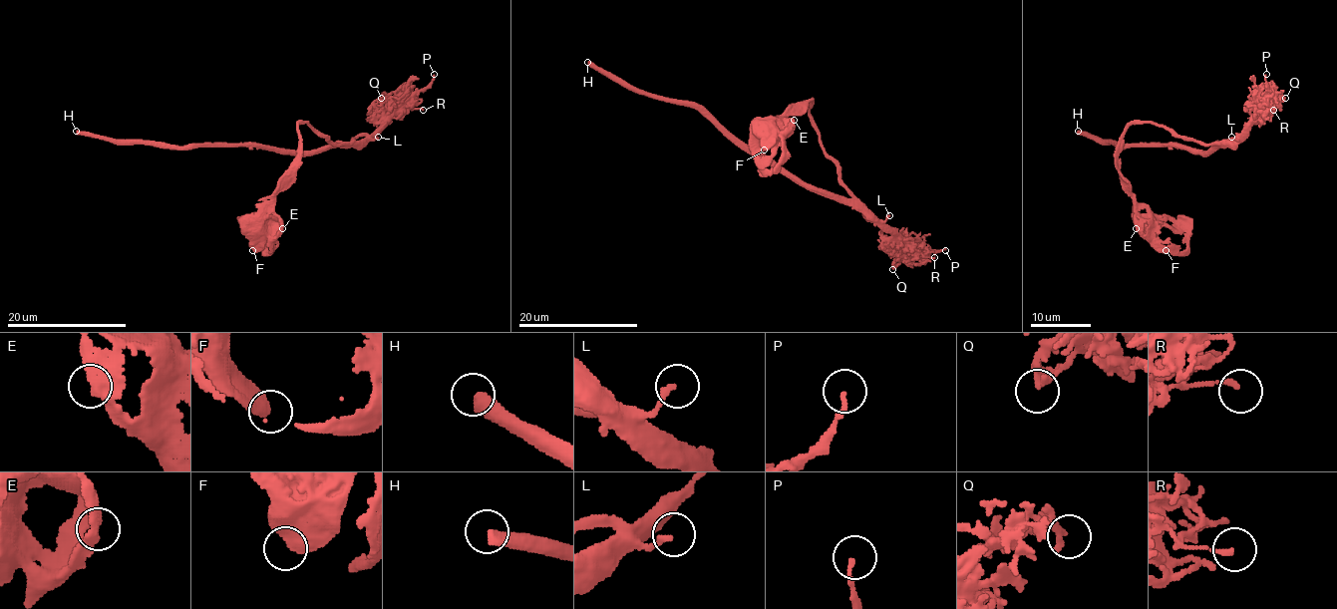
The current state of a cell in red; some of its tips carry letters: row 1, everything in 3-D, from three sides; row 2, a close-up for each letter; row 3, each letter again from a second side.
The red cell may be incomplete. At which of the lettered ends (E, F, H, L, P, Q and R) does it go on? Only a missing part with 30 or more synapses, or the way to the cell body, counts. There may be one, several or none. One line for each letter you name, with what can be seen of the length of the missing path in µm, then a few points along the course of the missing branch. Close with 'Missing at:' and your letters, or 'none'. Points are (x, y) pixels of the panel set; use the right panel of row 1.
H: 45 µm
Missing at: H

